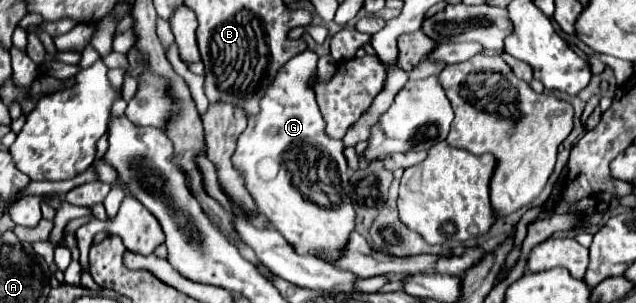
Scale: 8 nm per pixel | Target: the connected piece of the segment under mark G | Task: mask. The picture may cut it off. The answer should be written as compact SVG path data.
M303 51L293 57L279 73L261 97L261 111L249 115L247 129L237 139L237 149L231 157L235 169L243 175L245 187L251 193L257 209L275 225L275 229L303 255L325 255L327 259L339 257L349 233L355 227L355 211L349 199L349 167L343 155L343 141L331 139L325 131L319 105L315 101L315 71L317 55Z

